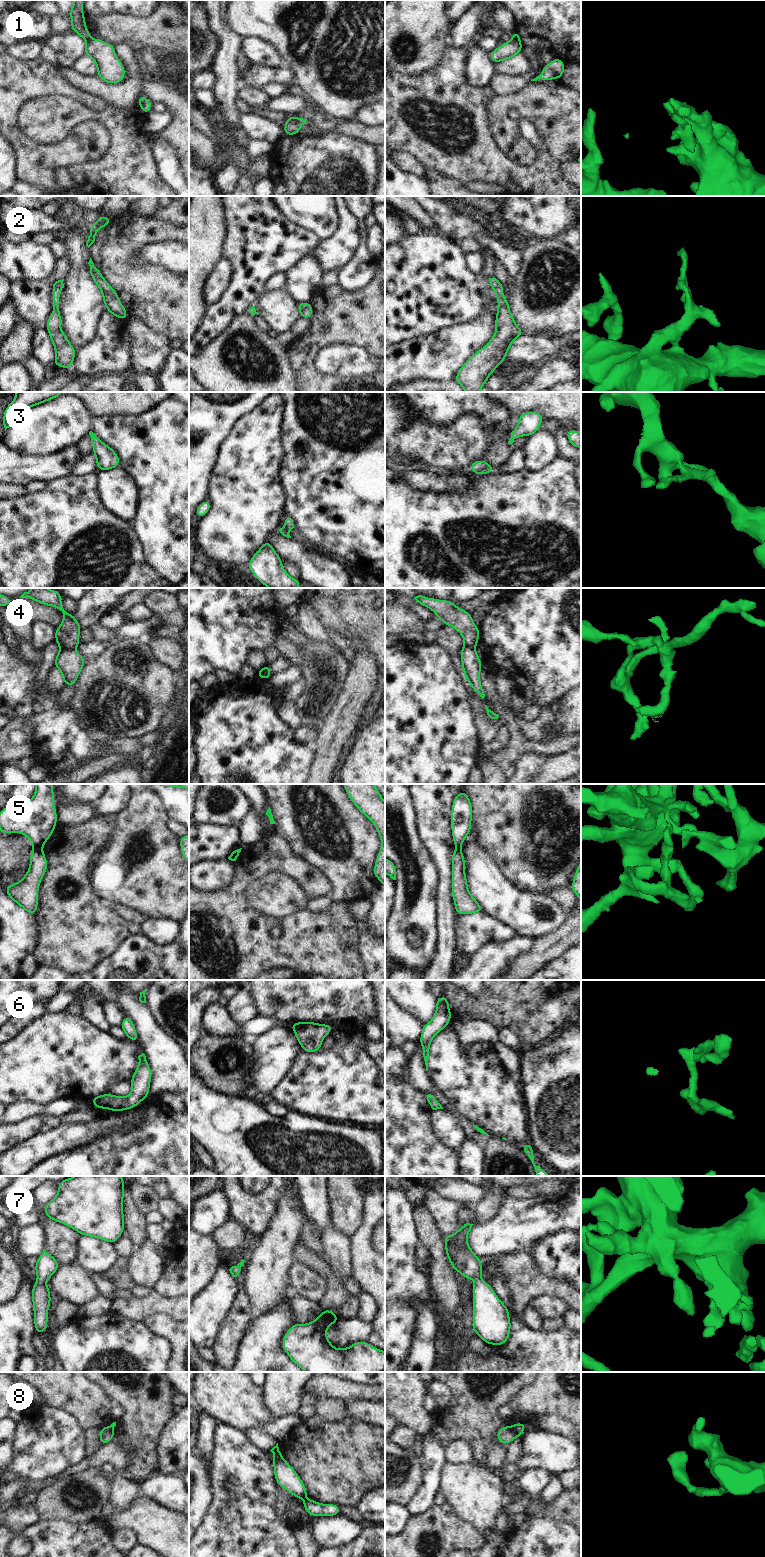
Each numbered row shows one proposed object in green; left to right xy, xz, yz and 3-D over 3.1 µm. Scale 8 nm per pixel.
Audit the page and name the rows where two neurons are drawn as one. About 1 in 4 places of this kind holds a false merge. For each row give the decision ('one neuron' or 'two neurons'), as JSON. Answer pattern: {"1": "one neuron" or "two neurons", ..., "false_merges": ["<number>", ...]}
{"1": "two neurons", "2": "one neuron", "3": "one neuron", "4": "two neurons", "5": "two neurons", "6": "one neuron", "7": "one neuron", "8": "two neurons", "false_merges": ["1", "4", "5", "8"]}

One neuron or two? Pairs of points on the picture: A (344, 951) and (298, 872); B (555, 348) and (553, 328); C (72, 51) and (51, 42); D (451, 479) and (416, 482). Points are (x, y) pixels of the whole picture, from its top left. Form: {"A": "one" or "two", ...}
{"A": "one", "B": "two", "C": "one", "D": "one"}

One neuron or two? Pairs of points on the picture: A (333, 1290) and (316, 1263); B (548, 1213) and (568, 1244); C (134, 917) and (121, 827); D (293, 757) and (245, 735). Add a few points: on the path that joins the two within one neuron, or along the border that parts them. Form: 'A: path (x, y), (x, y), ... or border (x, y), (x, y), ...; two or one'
A: path (333, 1283), (323, 1270); one
B: border (570, 1229), (562, 1229), (544, 1238); two
C: border (119, 904), (138, 910), (148, 918); two
D: path (281, 754), (269, 754), (257, 742); one

